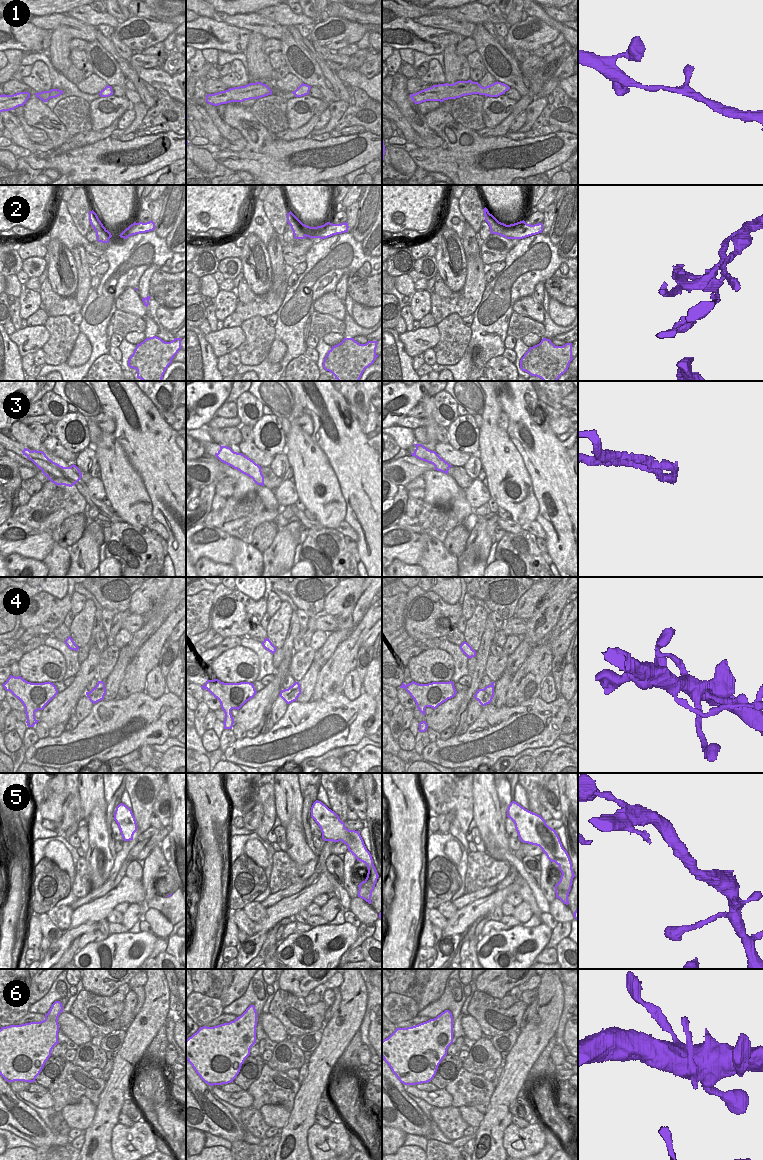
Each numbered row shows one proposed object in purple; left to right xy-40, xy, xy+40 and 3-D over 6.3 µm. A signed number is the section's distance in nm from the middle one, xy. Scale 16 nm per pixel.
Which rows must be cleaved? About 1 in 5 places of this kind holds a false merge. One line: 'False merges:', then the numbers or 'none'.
False merges: 2, 3, 4

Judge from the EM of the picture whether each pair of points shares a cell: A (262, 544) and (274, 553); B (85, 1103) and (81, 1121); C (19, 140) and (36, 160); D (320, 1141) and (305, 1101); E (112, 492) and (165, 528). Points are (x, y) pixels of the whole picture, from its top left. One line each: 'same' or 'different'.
A: different
B: same
C: different
D: different
E: different

